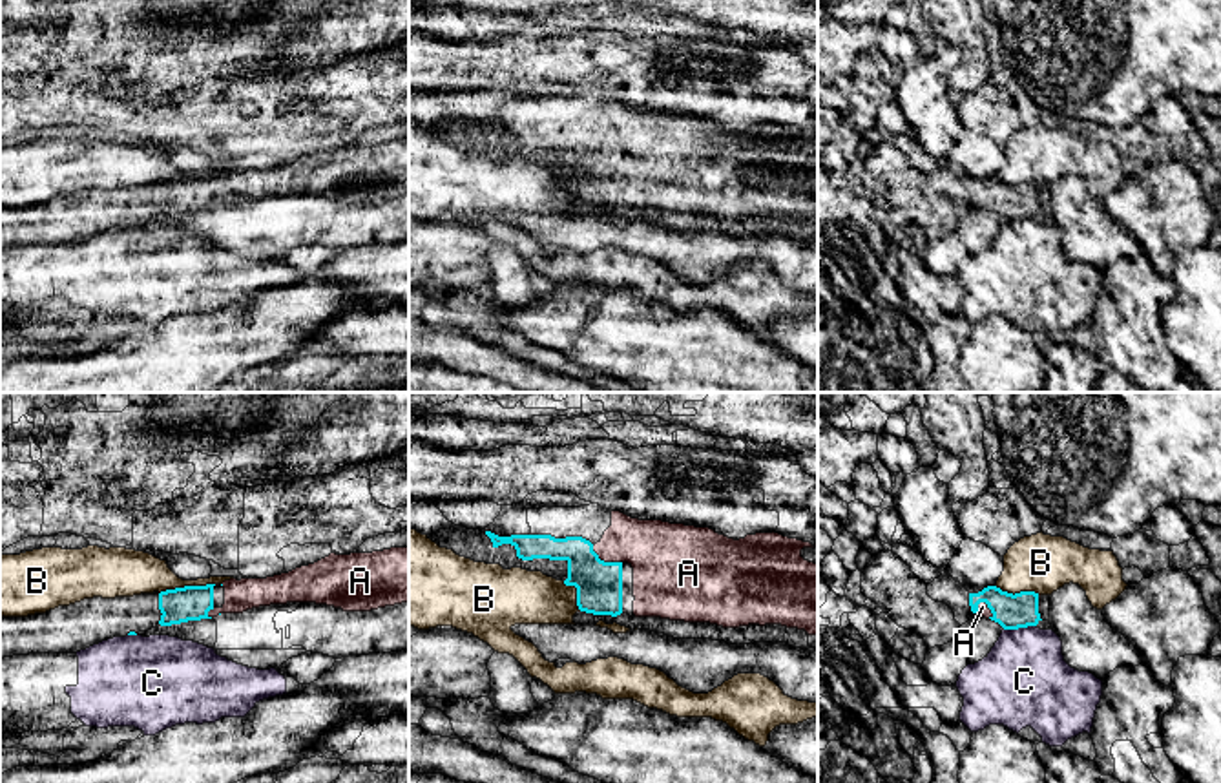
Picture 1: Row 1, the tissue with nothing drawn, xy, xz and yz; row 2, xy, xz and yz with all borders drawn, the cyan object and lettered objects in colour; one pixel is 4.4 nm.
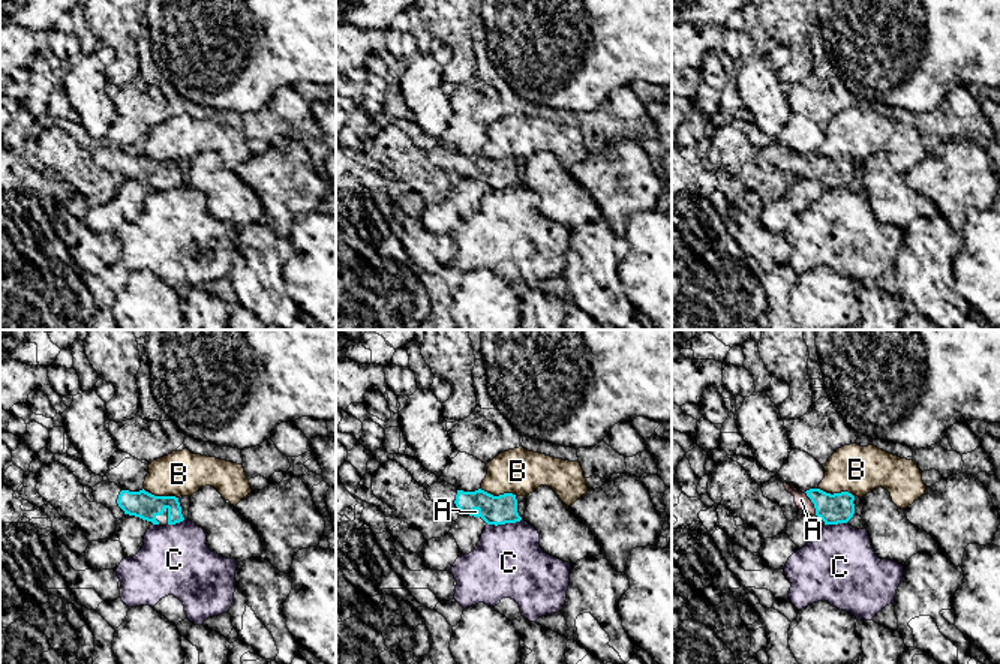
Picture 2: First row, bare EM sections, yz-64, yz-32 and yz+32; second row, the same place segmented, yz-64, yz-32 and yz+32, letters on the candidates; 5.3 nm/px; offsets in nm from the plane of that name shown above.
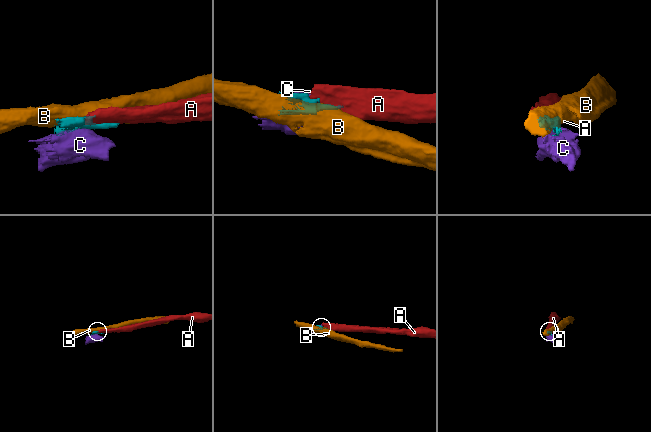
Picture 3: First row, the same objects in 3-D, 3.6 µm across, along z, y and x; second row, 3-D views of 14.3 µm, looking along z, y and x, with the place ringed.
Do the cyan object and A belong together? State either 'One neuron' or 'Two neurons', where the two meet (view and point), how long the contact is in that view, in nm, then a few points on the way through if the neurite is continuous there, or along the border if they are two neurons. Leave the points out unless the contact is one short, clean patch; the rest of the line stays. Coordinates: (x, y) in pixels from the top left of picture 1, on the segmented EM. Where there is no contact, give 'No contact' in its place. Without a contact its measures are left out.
One neuron. Touches cyan at xz (603, 561). Shared border 150 nm

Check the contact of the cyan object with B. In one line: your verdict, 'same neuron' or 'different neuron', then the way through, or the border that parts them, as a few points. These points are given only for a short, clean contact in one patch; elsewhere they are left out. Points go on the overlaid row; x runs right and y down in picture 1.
different neuron

